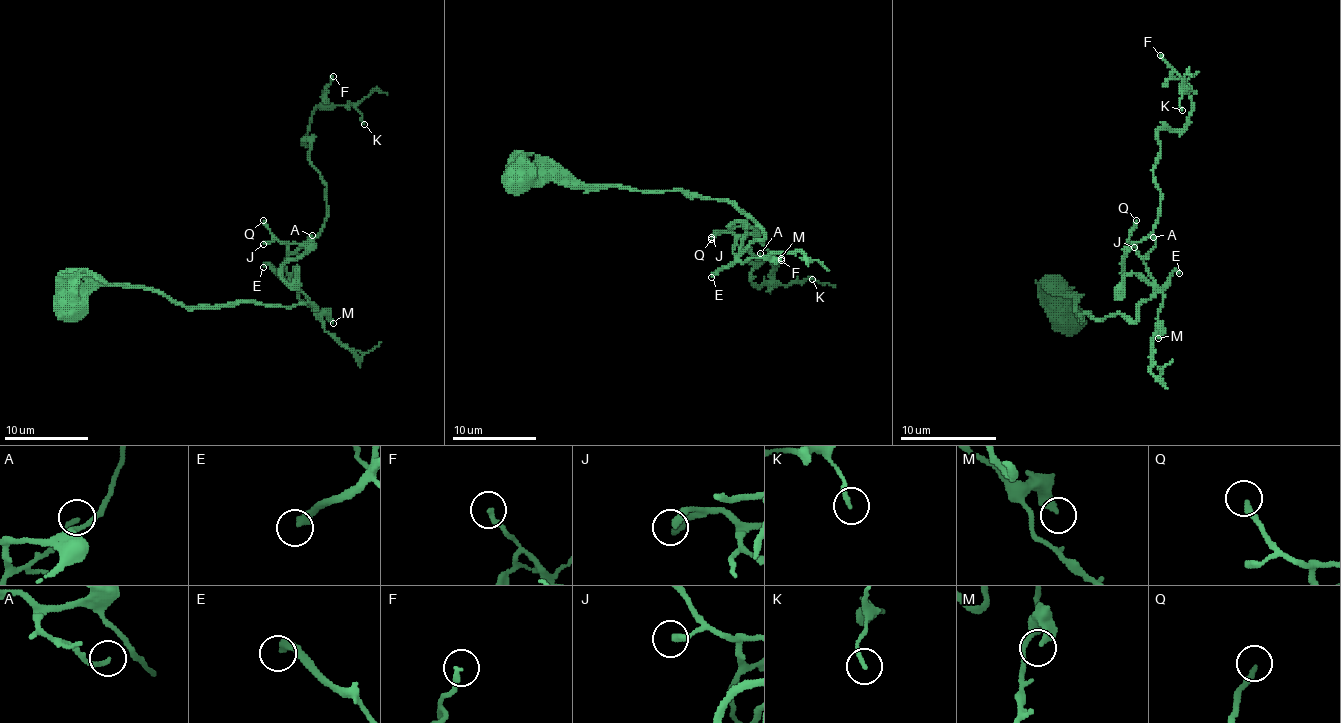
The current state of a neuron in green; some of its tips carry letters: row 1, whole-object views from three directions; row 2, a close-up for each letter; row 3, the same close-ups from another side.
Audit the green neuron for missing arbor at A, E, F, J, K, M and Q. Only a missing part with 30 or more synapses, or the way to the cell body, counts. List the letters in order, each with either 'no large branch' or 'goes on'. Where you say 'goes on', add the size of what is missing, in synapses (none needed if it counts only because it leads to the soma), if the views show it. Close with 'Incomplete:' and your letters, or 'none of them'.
A: no large branch
E: goes on; about 400 synapses
F: no large branch
J: no large branch
K: no large branch
M: no large branch
Q: no large branch
Incomplete: E

